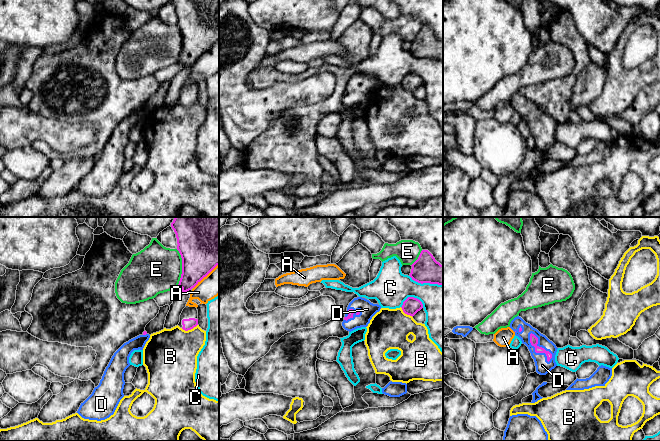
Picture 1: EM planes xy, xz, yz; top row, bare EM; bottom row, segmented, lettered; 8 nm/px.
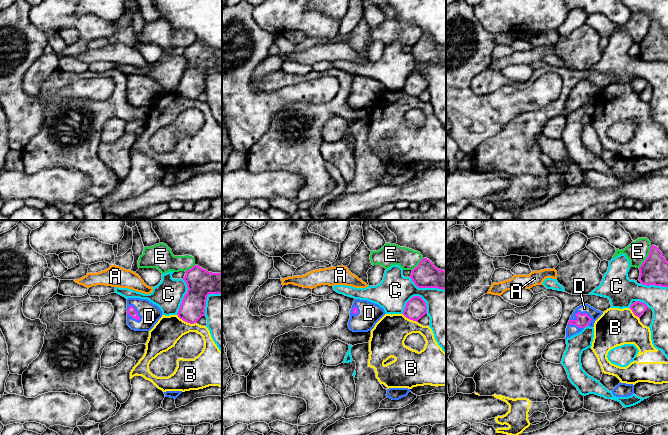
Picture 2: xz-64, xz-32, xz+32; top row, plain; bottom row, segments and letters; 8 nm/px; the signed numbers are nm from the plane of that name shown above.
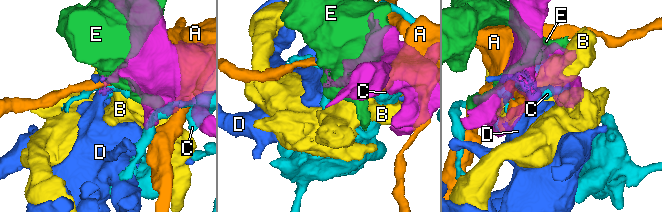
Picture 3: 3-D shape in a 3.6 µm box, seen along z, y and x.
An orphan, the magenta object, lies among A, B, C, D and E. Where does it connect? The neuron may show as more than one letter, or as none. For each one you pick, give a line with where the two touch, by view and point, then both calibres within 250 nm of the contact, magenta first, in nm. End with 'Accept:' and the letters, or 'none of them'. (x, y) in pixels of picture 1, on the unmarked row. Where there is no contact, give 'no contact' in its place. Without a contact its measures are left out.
D: contact yz (541, 123); calibres 60 and 110 nm
Accept: D

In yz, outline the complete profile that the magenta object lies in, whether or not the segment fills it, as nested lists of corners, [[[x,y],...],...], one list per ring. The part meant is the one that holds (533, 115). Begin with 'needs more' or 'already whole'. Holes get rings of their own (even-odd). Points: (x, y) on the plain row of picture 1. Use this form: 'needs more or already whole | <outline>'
needs more | [[[519,92],[511,97],[509,103],[521,115],[522,119],[528,123],[538,150],[546,151],[557,142],[555,131],[558,124],[545,111],[541,110]]]

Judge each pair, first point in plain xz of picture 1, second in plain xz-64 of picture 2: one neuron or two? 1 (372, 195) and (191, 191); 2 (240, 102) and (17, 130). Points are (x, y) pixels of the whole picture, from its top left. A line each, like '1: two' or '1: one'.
1: one
2: one

